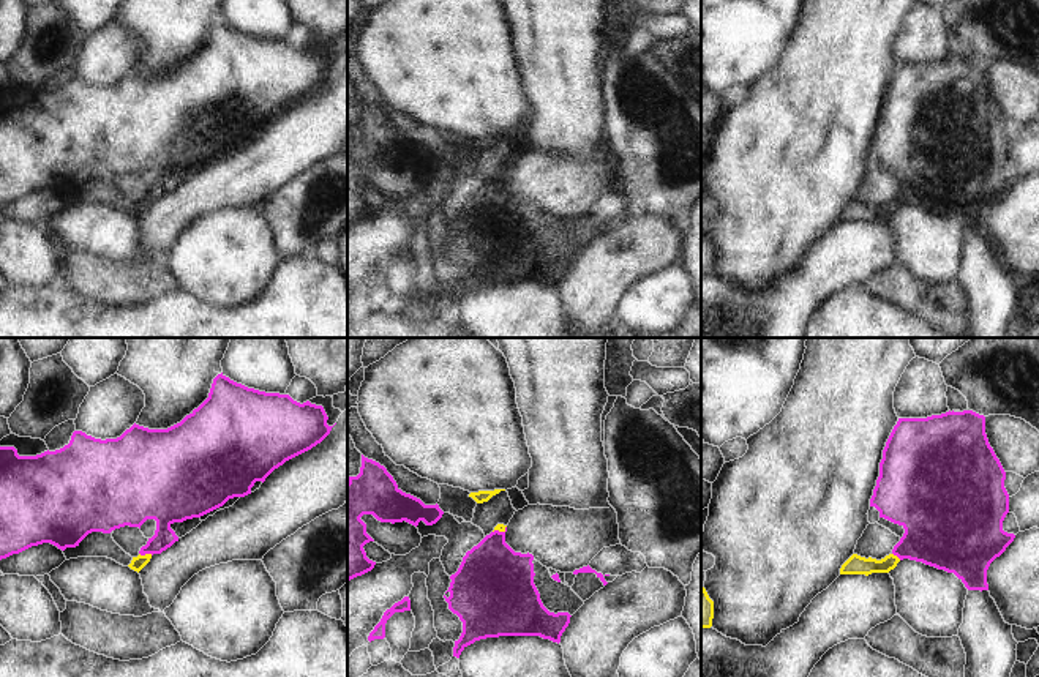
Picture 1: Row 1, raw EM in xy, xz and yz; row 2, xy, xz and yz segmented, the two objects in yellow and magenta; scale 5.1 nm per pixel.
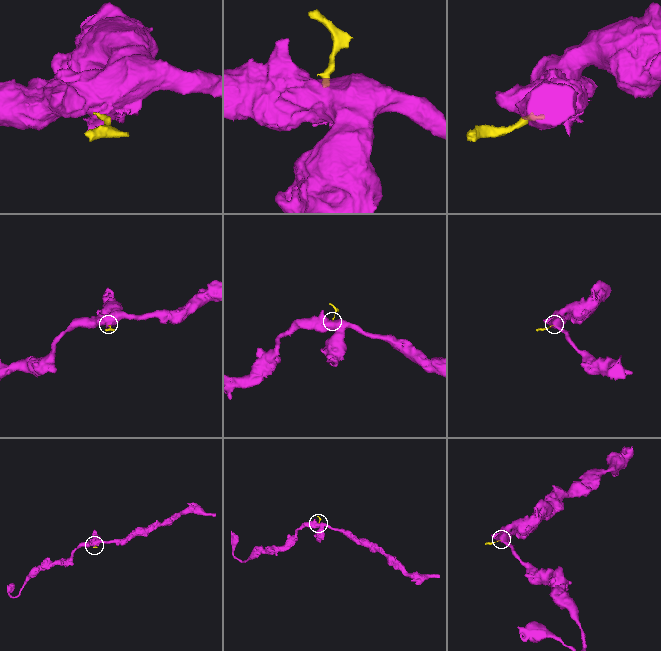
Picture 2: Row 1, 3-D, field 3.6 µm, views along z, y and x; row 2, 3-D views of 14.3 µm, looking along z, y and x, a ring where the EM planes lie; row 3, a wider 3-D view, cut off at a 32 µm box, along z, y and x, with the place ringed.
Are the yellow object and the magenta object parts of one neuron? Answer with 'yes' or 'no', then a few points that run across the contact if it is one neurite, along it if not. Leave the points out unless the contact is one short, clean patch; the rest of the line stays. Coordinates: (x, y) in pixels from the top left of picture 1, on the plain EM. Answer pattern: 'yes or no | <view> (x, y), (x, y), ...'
no | xy (139, 199), (152, 201)

